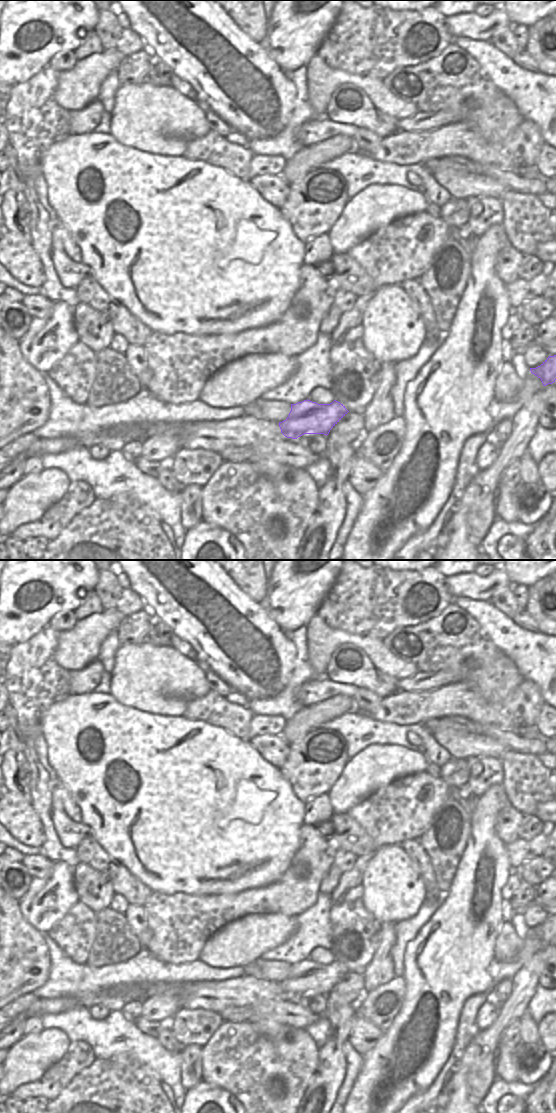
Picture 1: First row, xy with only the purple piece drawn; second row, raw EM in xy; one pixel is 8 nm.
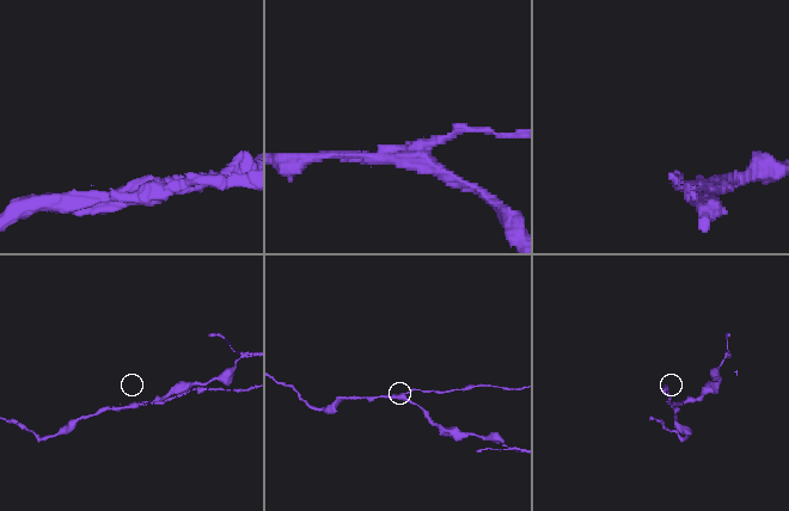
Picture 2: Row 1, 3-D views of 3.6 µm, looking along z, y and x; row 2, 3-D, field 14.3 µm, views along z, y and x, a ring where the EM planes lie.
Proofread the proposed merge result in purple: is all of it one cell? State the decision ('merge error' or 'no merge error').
merge error

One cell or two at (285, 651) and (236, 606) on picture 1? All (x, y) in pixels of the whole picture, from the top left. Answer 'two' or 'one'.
one

